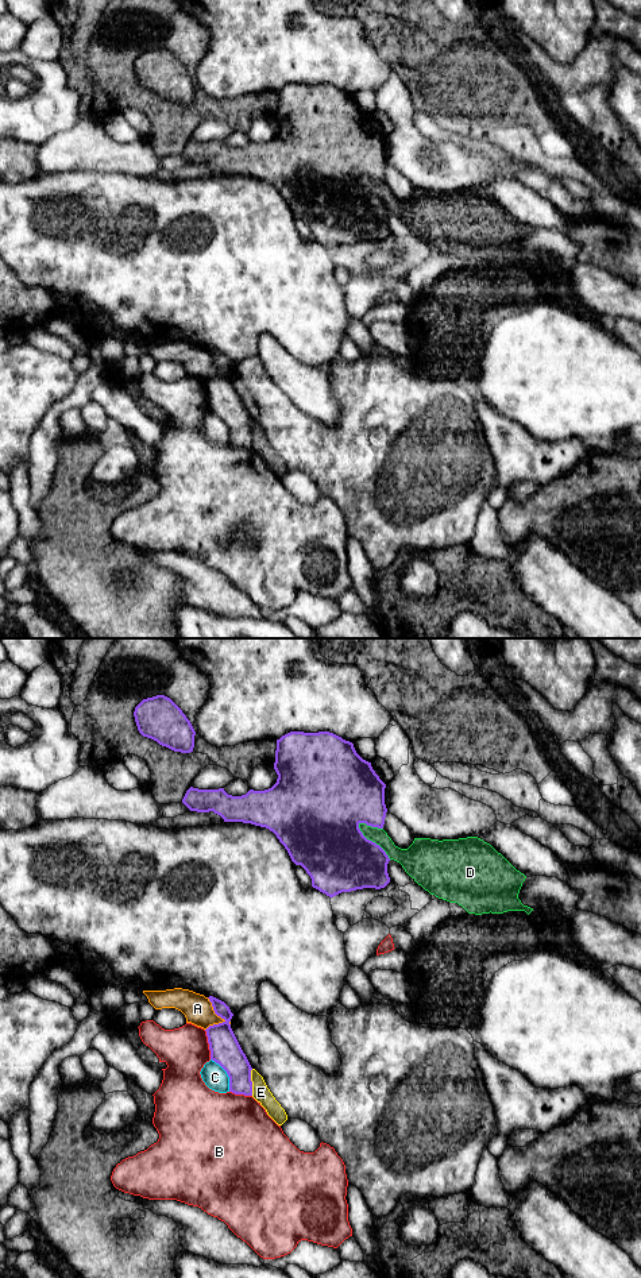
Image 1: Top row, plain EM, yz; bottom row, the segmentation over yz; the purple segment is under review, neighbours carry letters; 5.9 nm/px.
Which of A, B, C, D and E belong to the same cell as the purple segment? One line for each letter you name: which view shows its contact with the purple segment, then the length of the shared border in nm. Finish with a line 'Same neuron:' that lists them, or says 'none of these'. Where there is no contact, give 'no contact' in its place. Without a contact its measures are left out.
Same neuron: none of these

